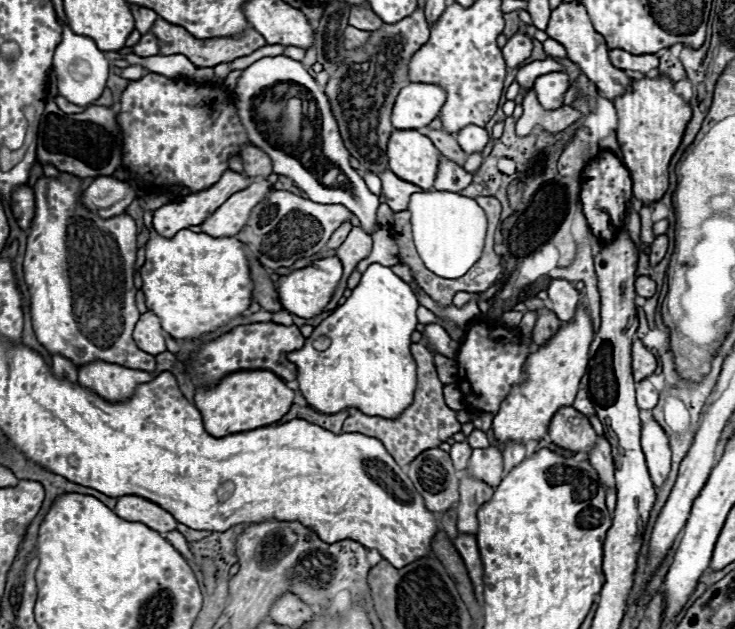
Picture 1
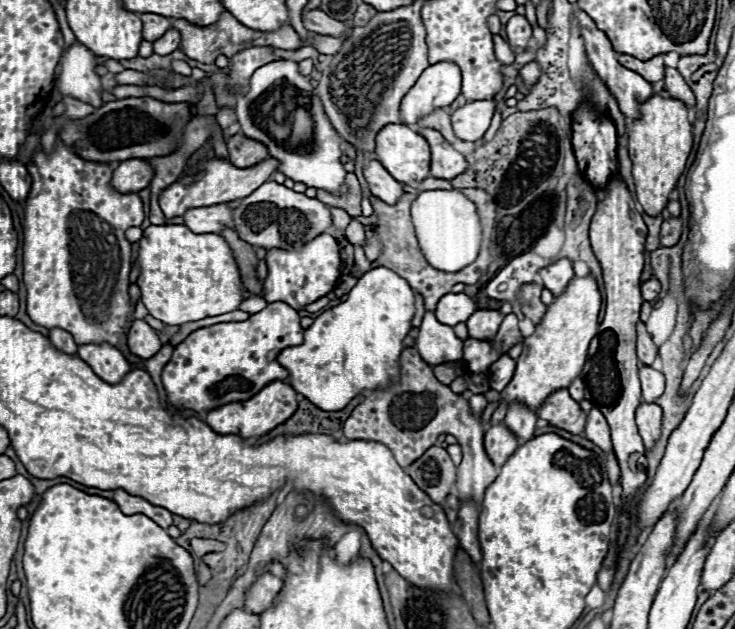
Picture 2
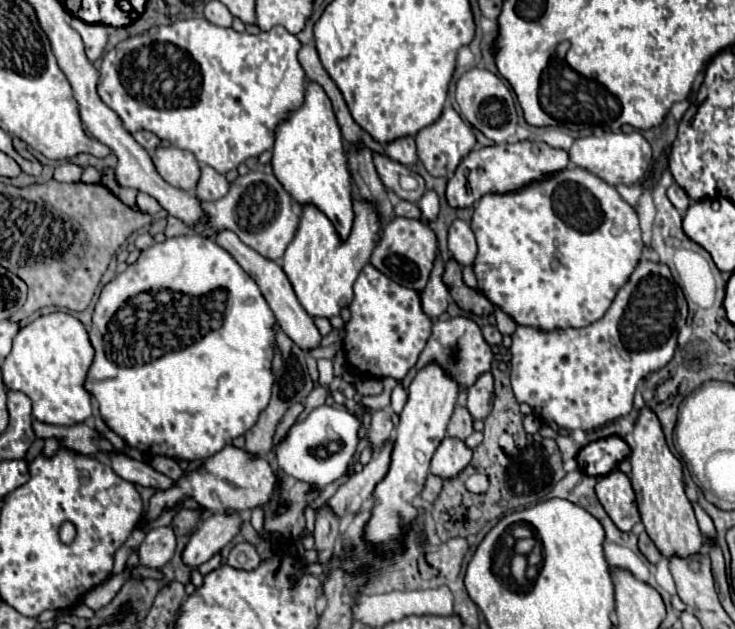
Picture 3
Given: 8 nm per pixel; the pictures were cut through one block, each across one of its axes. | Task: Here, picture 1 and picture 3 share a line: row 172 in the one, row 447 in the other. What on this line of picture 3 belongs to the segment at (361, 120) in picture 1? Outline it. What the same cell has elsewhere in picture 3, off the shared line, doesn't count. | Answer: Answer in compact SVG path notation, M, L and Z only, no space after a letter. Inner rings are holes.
M376 410L372 414L372 422L370 422L370 430L368 430L368 436L370 436L370 444L380 450L384 446L384 442L392 436L392 420L390 420L390 410Z

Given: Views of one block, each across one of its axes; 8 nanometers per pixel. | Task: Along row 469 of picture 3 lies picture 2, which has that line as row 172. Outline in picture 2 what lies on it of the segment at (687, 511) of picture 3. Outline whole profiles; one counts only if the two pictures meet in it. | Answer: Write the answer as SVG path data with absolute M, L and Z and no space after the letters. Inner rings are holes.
M650 96L640 104L640 118L628 124L628 154L632 160L632 176L636 184L636 200L644 212L658 216L668 204L668 194L674 190L684 172L688 154L692 150L692 124L688 122L686 104L674 98Z

